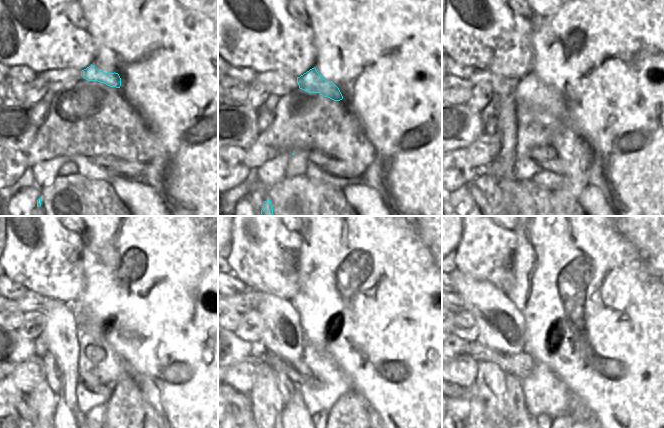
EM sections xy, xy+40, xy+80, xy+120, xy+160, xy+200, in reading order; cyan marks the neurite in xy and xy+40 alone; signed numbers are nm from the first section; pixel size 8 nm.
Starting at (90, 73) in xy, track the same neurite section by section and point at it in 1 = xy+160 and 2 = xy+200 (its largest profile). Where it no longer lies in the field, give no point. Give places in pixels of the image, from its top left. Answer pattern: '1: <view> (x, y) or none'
1: xy+160 (282, 336)
2: xy+200 (501, 325)

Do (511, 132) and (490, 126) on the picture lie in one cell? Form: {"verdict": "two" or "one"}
{"verdict": "two"}

